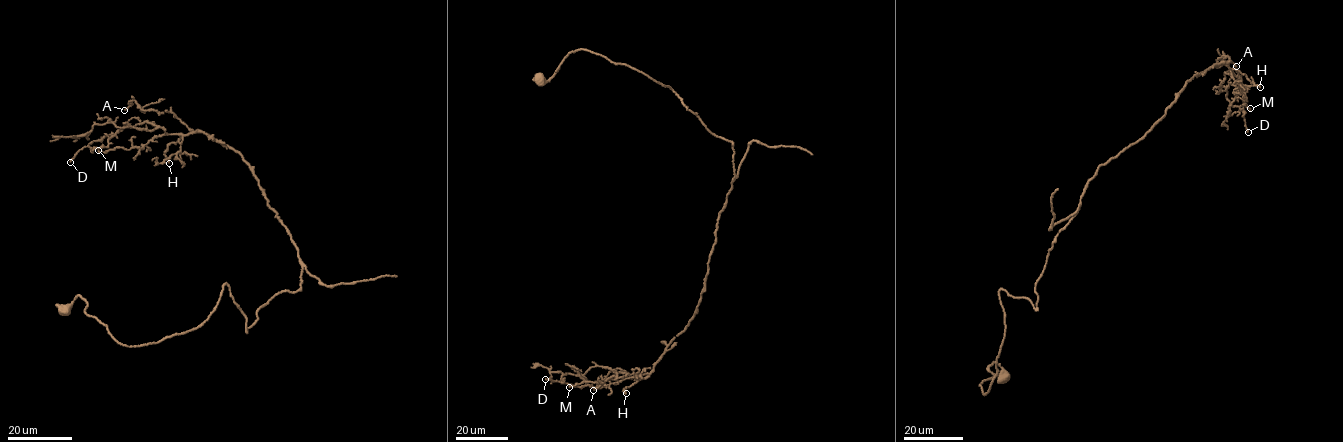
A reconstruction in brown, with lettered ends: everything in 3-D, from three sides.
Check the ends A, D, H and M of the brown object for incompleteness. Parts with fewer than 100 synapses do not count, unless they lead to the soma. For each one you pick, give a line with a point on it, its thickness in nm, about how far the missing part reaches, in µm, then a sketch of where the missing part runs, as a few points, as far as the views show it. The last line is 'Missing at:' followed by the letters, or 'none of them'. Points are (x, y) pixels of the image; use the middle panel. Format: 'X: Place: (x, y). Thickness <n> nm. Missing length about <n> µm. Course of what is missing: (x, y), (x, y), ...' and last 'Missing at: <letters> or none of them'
Missing at: none of them

